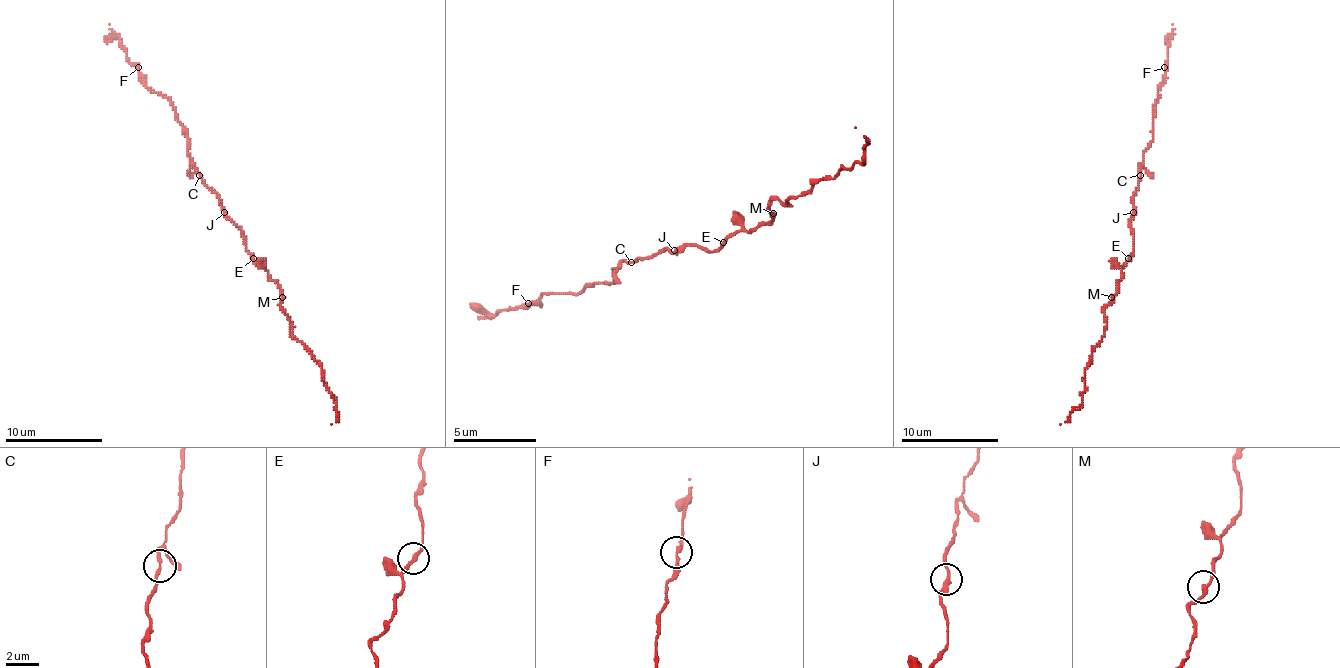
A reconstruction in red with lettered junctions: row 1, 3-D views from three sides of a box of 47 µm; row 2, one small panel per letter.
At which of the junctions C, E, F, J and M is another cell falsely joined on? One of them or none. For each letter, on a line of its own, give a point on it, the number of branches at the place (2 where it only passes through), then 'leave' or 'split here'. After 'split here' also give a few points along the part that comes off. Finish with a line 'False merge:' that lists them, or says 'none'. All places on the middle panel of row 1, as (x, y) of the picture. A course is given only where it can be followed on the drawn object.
C: (631, 262) | 2 | leave
E: (723, 242) | 2 | leave
F: (528, 303) | 2 | leave
J: (674, 250) | 2 | leave
M: (773, 213) | 2 | leave
False merge: none

